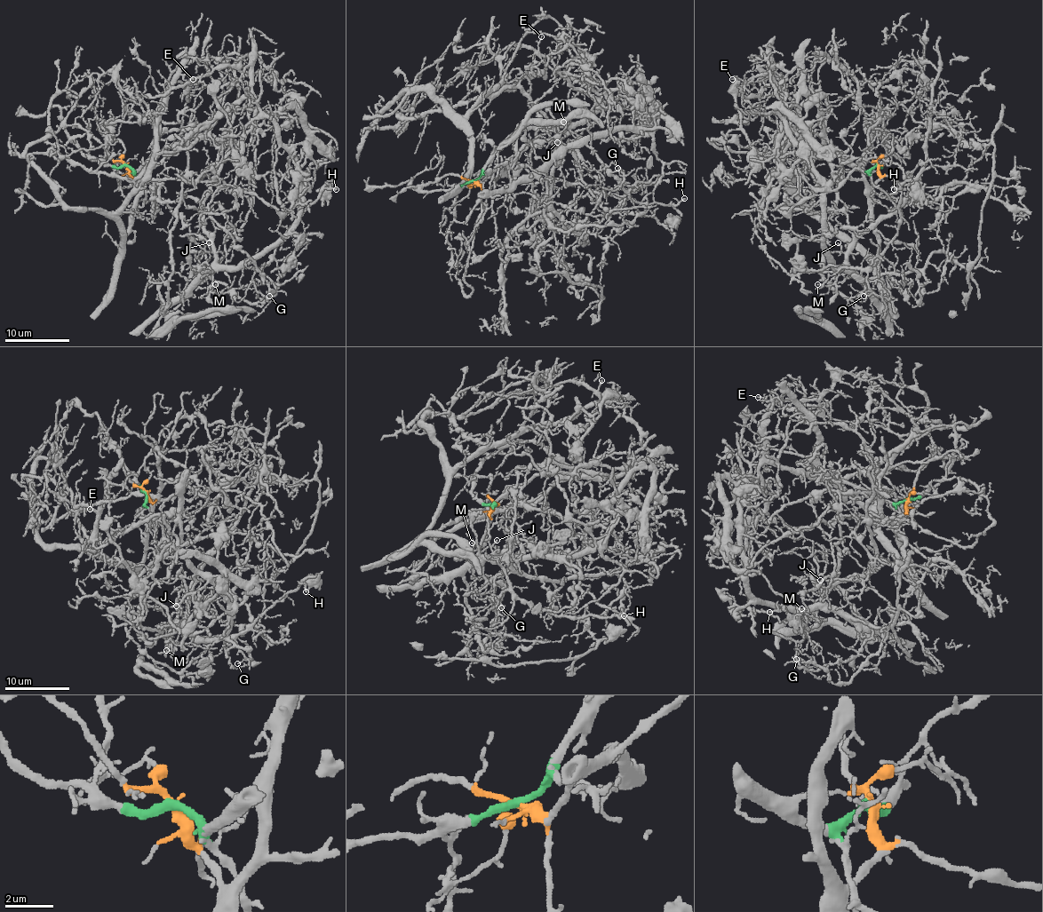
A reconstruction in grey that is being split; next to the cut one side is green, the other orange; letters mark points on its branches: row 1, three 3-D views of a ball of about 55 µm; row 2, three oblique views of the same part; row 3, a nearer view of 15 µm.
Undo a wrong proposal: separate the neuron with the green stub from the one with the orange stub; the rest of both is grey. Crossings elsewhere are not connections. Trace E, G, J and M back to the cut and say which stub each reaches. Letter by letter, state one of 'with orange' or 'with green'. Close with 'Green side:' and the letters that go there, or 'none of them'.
E: with green
G: with orange
J: with orange
M: with orange
Green side: E

